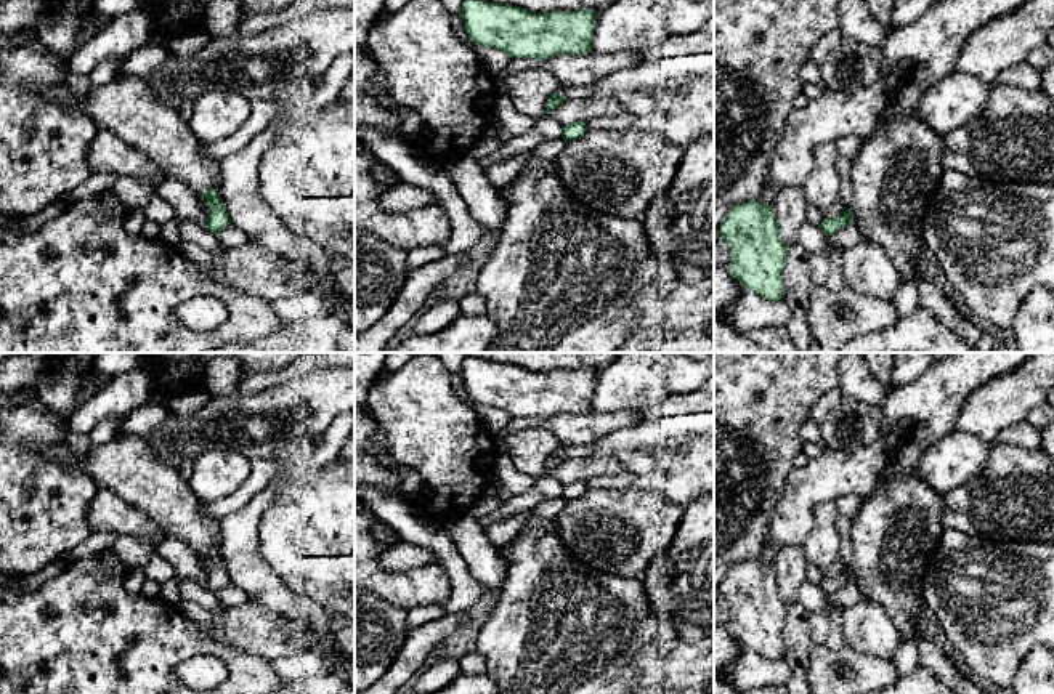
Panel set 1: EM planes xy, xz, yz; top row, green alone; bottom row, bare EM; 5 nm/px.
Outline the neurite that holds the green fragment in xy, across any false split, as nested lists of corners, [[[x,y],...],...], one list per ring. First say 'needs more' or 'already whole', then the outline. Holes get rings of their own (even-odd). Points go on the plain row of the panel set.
already whole; [[[210,548],[197,556],[210,564],[210,572],[207,574],[207,582],[204,583],[205,588],[209,588],[212,593],[217,593],[231,583],[226,566],[217,548]]]

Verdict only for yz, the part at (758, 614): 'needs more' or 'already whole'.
already whole

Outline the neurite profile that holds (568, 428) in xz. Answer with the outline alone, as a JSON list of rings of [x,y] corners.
[[[638,412],[558,414],[542,418],[539,428],[550,433],[561,446],[594,446],[603,436],[629,428],[642,417]]]

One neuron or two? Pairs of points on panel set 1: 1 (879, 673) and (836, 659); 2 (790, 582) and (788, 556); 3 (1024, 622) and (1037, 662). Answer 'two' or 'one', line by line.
1: one
2: one
3: two

